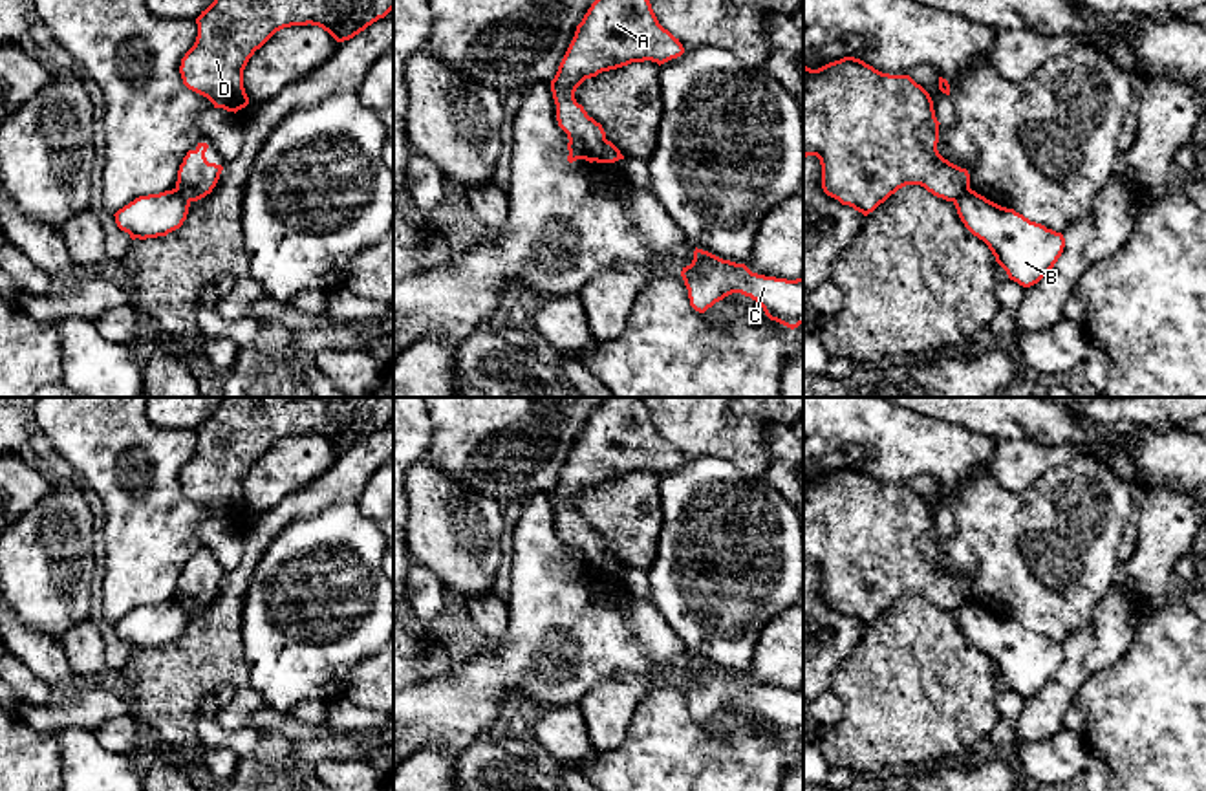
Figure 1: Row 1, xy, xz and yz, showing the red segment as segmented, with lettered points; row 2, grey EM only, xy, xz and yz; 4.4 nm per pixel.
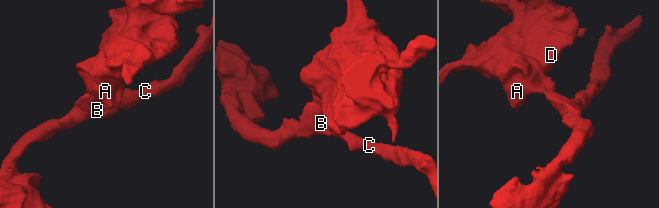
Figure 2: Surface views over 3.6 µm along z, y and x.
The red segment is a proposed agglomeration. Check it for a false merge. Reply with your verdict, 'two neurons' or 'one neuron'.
two neurons

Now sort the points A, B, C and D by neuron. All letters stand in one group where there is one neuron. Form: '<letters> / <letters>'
A D / B C

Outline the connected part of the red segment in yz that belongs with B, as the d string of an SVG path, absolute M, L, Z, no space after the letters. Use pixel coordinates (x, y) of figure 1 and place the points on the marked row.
M972 189L955 198L953 205L964 227L988 245L1008 278L1023 287L1038 284L1063 253L1061 233L1030 222Z

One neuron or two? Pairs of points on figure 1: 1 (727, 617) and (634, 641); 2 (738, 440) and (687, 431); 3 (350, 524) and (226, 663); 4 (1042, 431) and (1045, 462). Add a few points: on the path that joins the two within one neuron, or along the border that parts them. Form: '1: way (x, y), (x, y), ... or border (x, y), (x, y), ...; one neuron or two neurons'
1: border (650, 601), (672, 632), (696, 656); two neurons
2: way (725, 431), (699, 431); one neuron
3: border (242, 603), (242, 650), (249, 685); two neurons
4: border (1001, 440), (1087, 445); two neurons

